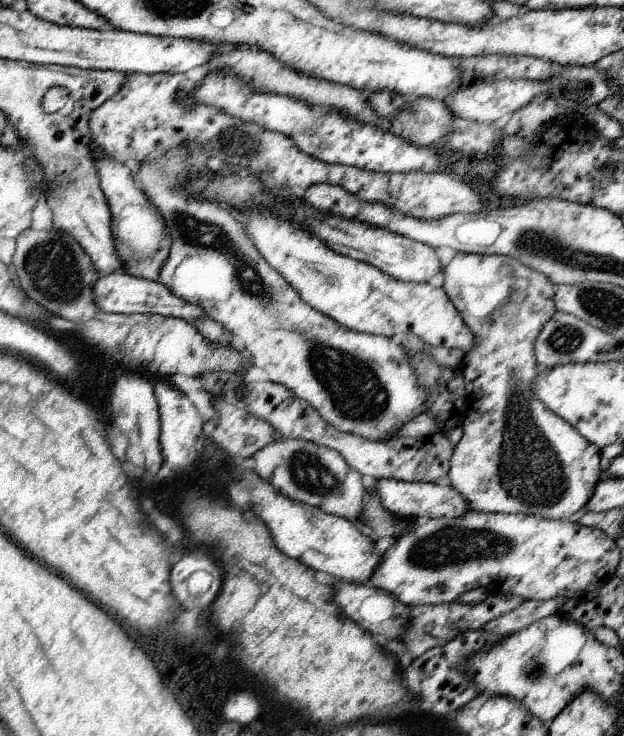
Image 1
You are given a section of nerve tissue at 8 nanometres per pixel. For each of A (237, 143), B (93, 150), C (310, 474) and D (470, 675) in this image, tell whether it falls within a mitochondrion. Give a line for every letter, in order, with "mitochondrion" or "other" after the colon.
A: mitochondrion
B: other
C: mitochondrion
D: other

